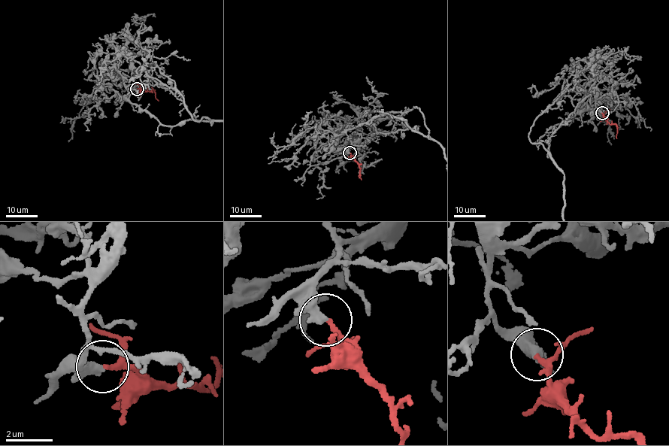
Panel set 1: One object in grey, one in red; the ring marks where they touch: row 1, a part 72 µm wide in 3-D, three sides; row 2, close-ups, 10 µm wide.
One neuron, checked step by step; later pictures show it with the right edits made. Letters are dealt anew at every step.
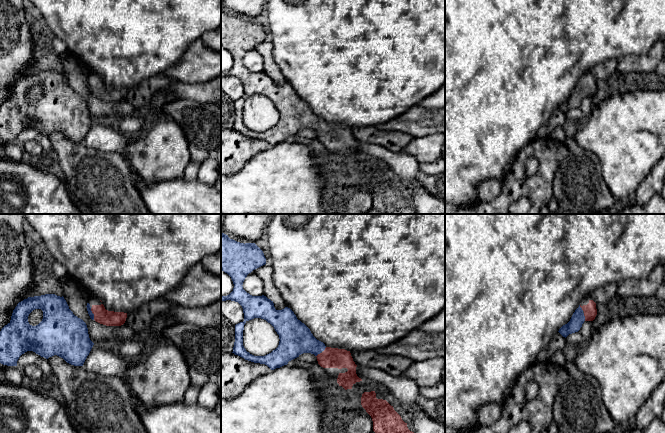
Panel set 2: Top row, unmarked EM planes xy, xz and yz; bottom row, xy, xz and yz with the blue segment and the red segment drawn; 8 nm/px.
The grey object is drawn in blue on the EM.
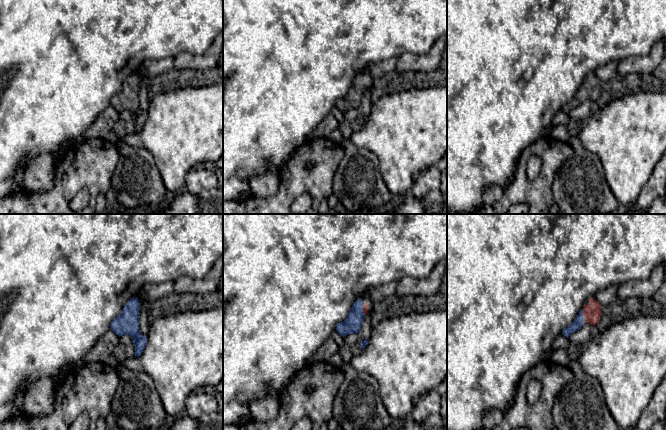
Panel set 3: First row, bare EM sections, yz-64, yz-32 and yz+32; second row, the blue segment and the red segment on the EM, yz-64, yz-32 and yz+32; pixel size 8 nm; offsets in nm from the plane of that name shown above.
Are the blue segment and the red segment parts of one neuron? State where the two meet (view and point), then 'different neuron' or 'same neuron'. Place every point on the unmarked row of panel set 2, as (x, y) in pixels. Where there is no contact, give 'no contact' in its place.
meets blue in xy at (93, 90); same neuron

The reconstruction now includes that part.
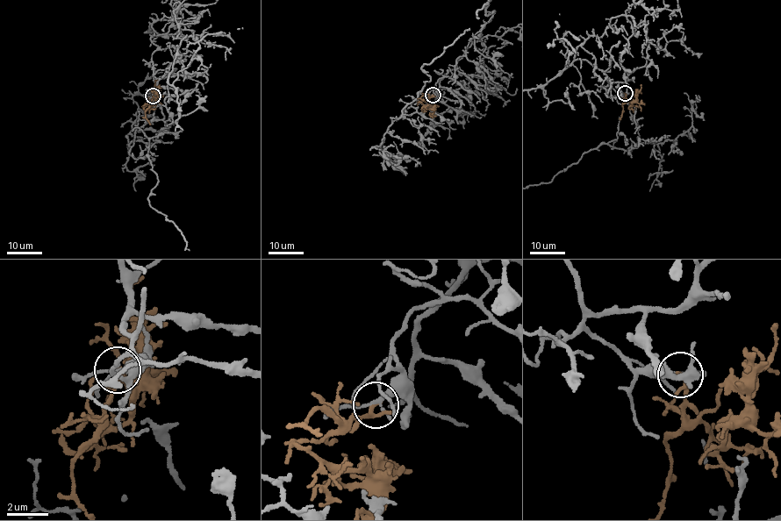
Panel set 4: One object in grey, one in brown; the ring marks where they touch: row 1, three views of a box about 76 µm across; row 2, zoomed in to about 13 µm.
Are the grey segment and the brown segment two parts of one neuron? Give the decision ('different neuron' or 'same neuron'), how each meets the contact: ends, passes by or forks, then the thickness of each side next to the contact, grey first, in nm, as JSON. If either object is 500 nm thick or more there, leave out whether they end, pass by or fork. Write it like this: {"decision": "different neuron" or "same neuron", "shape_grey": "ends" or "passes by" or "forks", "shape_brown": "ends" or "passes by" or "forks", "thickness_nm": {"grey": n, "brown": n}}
{"decision": "different neuron", "shape_grey": "passes by", "shape_brown": "passes by", "thickness_nm": {"grey": 180, "brown": 190}}

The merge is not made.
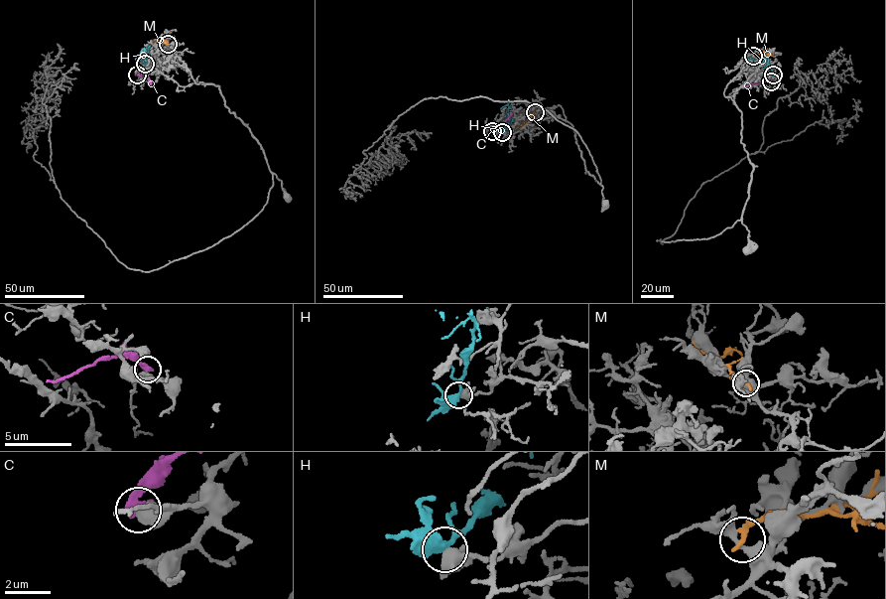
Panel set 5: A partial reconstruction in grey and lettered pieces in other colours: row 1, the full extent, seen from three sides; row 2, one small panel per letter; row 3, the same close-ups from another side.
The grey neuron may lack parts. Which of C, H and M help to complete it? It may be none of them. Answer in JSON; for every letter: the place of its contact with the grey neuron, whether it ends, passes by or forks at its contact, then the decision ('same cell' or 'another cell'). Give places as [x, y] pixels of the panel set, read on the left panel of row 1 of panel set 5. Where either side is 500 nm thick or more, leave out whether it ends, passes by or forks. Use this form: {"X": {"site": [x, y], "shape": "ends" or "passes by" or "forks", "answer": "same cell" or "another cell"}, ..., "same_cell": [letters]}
{"C": {"site": [137, 74], "answer": "another cell"}, "H": {"site": [145, 64], "shape": "passes by", "answer": "another cell"}, "M": {"site": [168, 44], "shape": "passes by", "answer": "another cell"}, "same_cell": []}

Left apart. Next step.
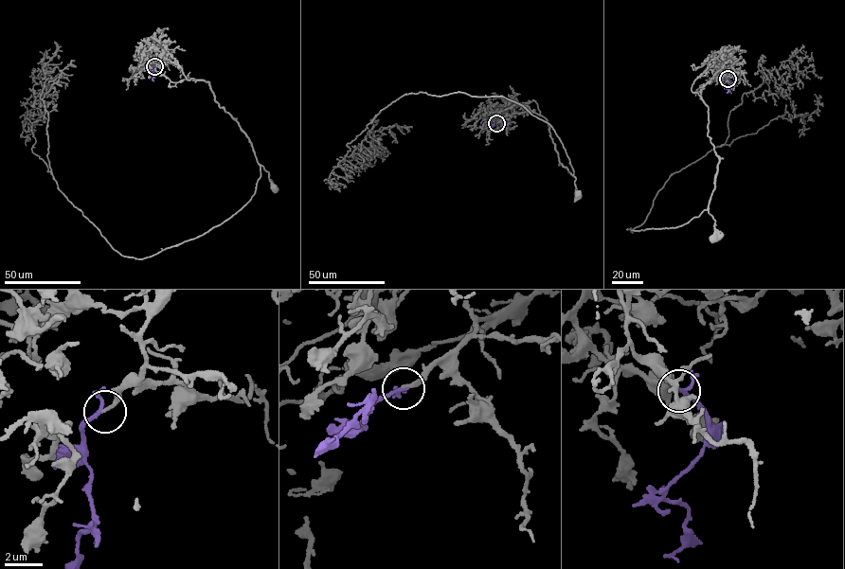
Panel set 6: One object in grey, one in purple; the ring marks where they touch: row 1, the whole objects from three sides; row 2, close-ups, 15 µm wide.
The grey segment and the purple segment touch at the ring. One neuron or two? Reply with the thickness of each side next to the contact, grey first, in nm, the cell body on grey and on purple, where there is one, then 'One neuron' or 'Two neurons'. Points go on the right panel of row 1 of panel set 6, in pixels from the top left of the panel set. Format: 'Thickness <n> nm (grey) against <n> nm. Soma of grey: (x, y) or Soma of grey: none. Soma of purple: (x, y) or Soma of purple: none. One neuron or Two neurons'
Thickness 180 nm (grey) against 160 nm. Soma of grey: (713, 239). Soma of purple: none. One neuron

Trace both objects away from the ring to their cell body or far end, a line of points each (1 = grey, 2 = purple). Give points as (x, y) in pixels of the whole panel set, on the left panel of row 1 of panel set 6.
1: (154, 66), (165, 55), (187, 79), (209, 82), (219, 106), (247, 136), (274, 189)
2: (154, 66), (153, 80)

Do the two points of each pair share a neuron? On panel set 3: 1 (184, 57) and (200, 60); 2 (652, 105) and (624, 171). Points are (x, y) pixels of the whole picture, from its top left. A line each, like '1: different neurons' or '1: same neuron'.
1: same neuron
2: same neuron

